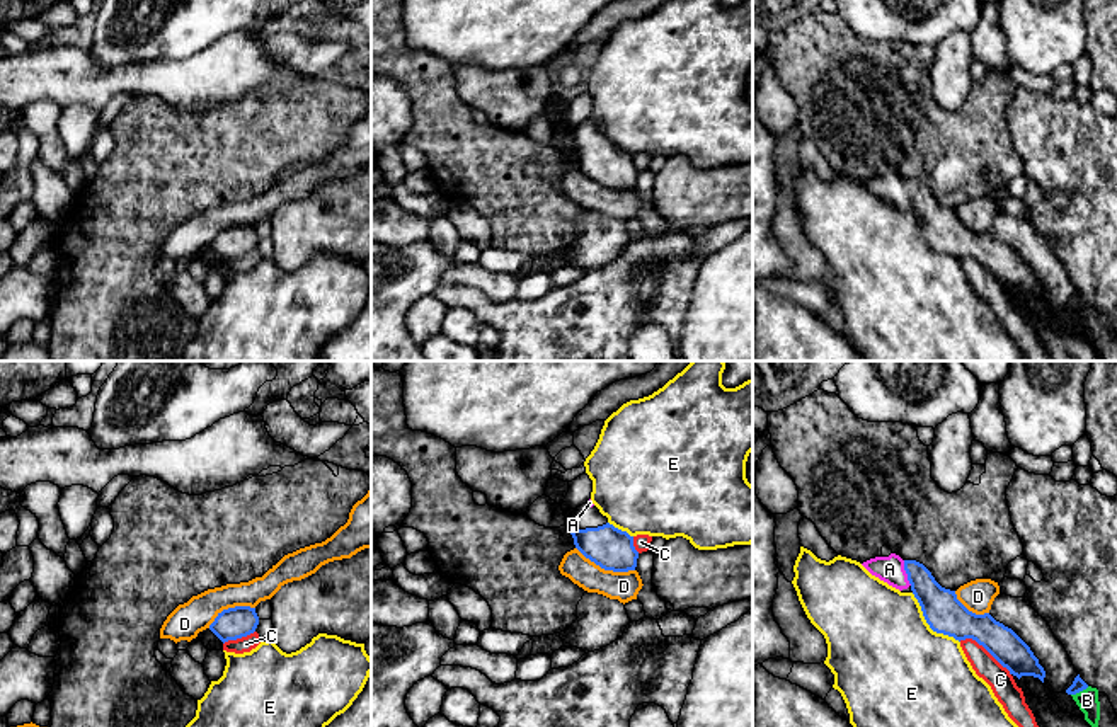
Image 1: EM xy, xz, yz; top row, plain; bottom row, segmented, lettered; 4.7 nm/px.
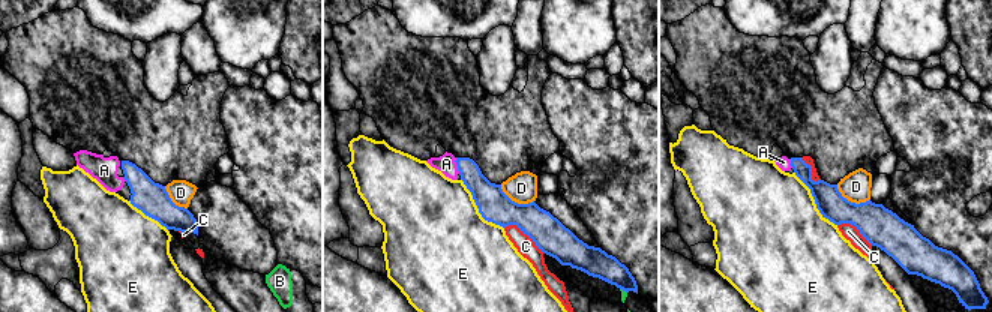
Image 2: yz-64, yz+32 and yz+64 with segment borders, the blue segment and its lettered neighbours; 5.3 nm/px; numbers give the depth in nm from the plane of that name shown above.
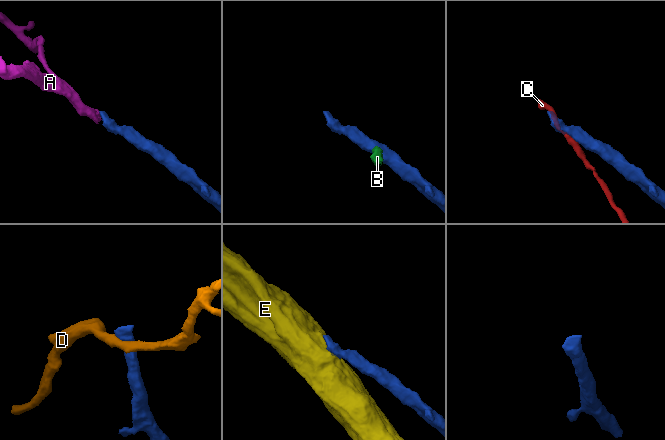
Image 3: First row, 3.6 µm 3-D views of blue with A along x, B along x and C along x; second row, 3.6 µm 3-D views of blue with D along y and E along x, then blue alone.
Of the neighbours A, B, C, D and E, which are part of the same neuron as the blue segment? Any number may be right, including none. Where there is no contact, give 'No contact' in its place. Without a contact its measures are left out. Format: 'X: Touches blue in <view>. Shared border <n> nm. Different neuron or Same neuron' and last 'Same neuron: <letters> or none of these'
A: Touches blue in yz. Shared border 130 nm. Same neuron
B: Touches blue in yz. Shared border 100 nm. Different neuron
C: Touches blue in yz. Shared border 300 nm. Different neuron
D: Touches blue in xz. Shared border 300 nm. Different neuron
E: Touches blue in yz. Shared border 340 nm. Different neuron
Same neuron: A

